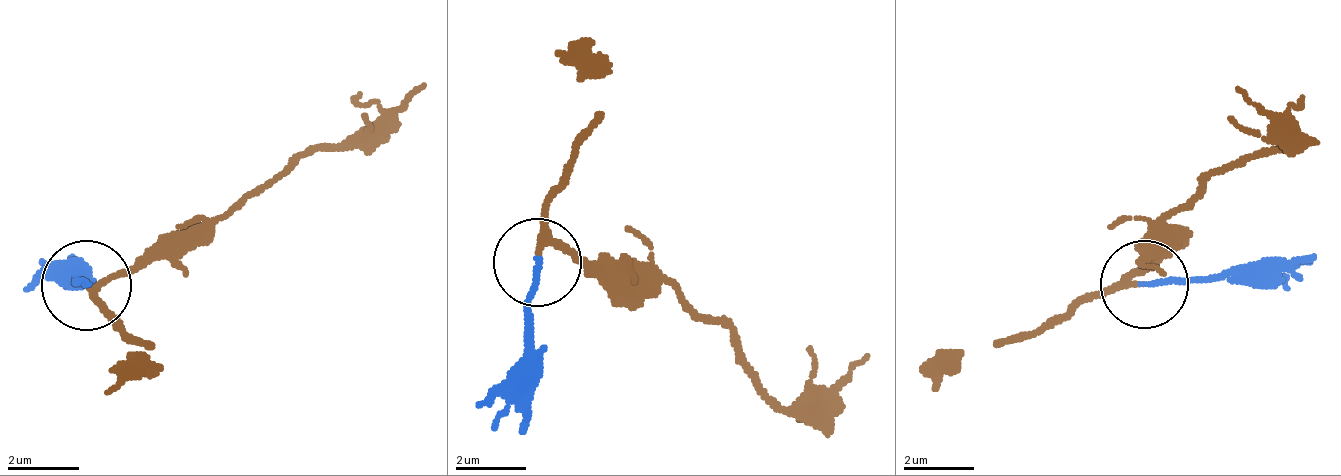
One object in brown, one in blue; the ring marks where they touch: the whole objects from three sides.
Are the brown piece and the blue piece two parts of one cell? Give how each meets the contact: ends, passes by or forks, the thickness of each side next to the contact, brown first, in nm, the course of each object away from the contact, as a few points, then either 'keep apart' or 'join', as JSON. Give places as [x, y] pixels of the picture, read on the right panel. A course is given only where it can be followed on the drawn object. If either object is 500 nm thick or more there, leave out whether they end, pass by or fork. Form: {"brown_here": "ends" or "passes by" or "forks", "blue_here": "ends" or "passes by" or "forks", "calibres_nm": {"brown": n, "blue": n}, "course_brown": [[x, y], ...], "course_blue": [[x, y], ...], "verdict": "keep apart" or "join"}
{"brown_here": "passes by", "blue_here": "ends", "calibres_nm": {"brown": 160, "blue": 150}, "course_brown": [[1146, 286], [1128, 277], [1146, 242], [1216, 172], [1287, 145], [1287, 136], [1234, 84]], "course_blue": [[1146, 286], [1269, 277], [1313, 259]], "verdict": "join"}

